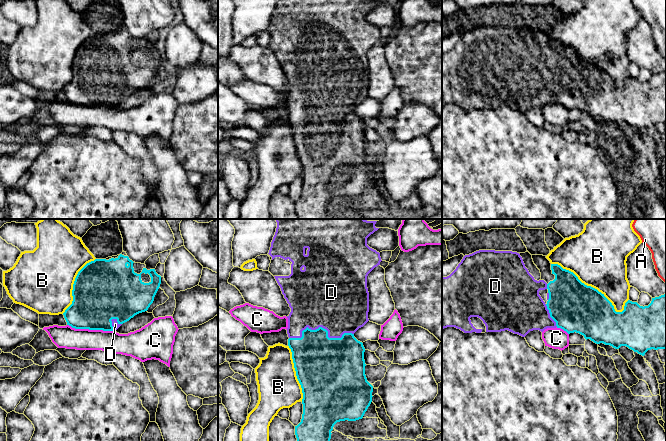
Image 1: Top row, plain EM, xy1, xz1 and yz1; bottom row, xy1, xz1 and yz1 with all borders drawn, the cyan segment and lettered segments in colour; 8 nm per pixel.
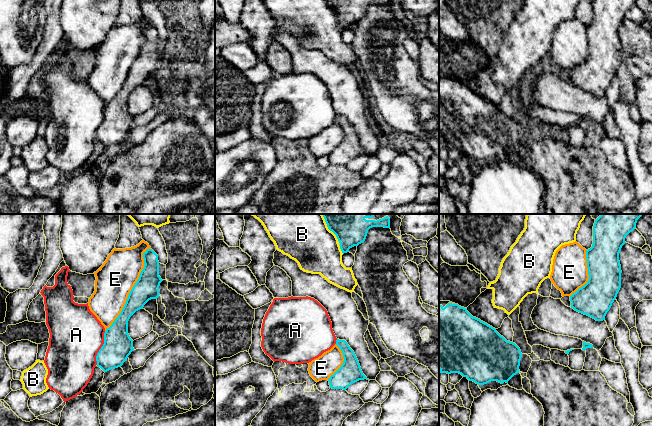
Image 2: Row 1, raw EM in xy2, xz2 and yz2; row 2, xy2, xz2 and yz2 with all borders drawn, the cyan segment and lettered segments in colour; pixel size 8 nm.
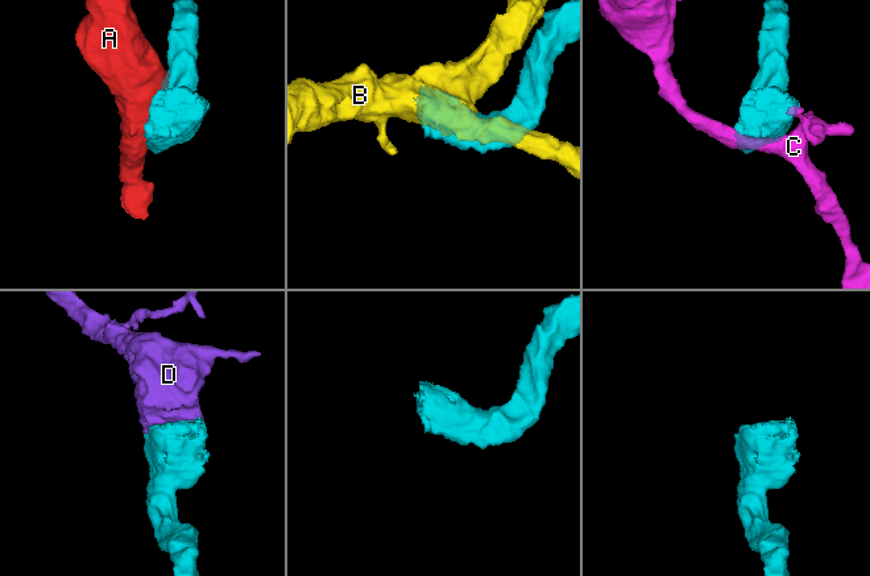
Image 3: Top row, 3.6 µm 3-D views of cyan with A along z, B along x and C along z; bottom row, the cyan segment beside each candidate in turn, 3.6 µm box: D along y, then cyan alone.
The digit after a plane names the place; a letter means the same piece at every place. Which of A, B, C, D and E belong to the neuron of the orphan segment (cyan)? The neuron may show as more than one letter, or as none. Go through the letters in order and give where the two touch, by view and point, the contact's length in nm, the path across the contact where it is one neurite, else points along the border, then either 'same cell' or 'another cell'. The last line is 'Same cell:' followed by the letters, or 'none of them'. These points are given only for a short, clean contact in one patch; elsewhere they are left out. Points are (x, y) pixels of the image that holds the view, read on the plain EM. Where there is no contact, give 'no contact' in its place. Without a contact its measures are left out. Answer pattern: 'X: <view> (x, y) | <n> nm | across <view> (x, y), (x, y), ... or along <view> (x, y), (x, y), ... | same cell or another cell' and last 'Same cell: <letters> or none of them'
A: xy2 (101, 124) | 280 nm | another cell
B: yz1 (589, 62) | 700 nm | another cell
C: xy1 (90, 105) | 380 nm | along xy1 (67, 100), (75, 104), (112, 107) | another cell
D: xz1 (321, 103) | 500 nm | same cell
E: xy2 (132, 65) | 750 nm | another cell
Same cell: D

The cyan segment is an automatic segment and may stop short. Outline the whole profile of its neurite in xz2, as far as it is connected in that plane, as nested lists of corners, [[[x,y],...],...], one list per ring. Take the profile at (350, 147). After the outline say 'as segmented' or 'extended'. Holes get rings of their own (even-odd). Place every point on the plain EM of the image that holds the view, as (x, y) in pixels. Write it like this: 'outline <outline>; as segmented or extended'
outline [[[336,116],[336,121],[343,129],[343,140],[328,155],[330,164],[346,166],[351,160],[367,155],[363,150],[359,137],[345,116]]]; as segmented

